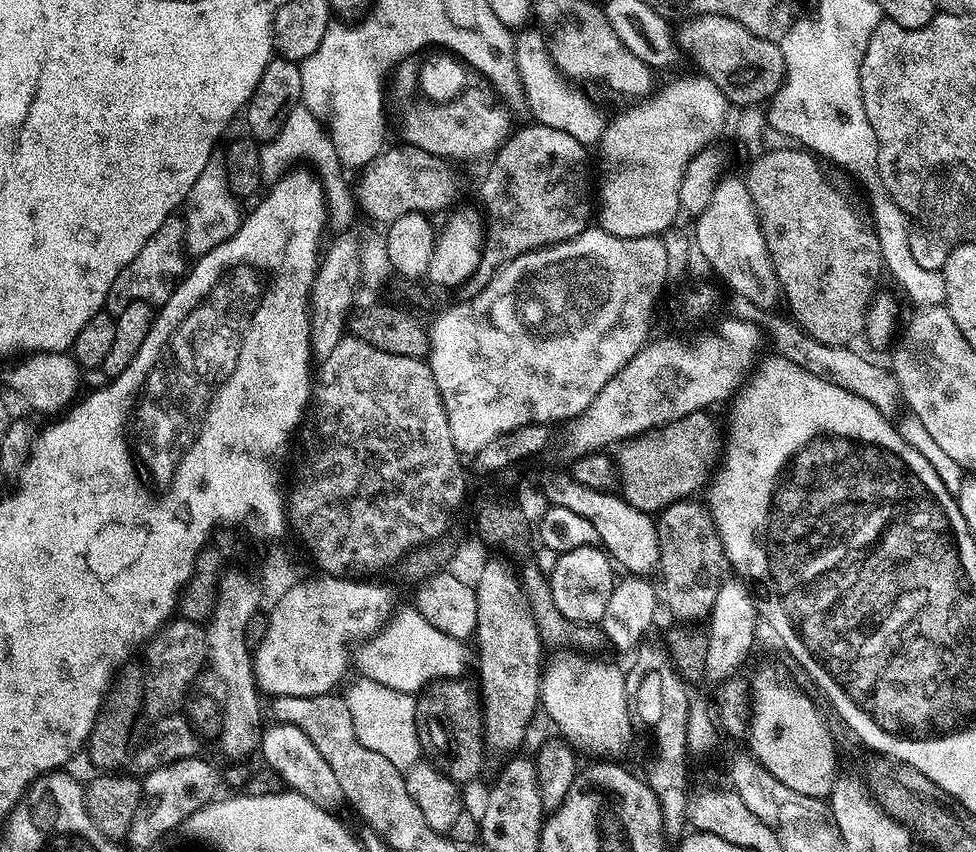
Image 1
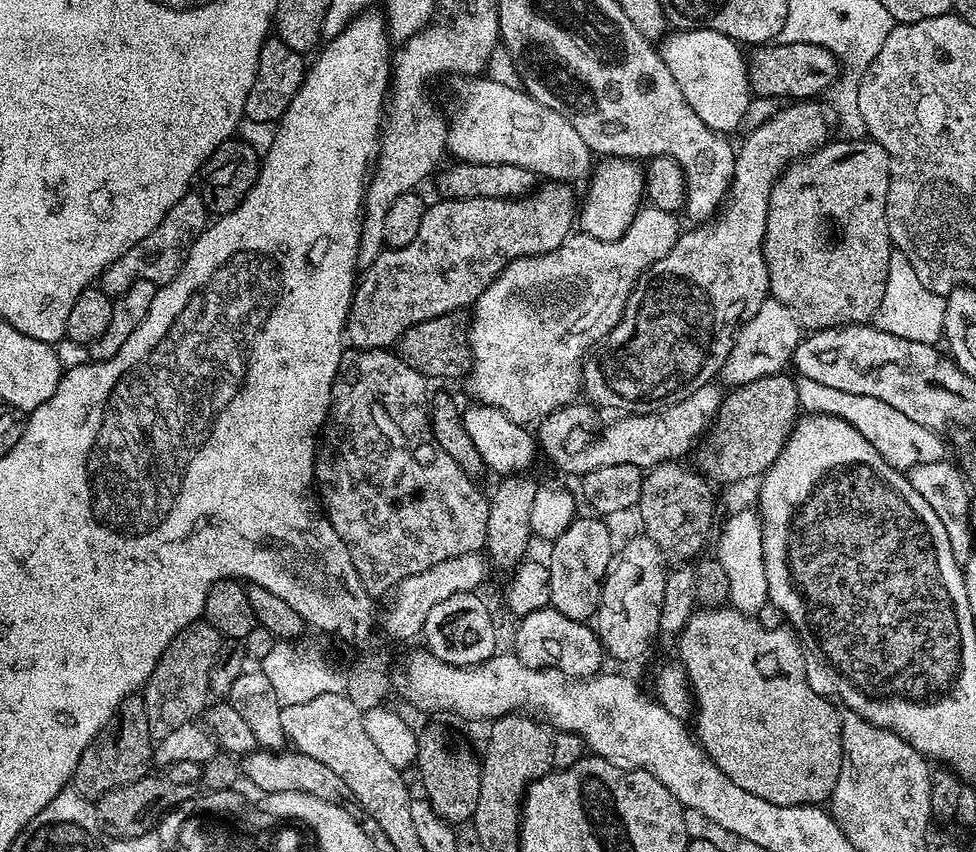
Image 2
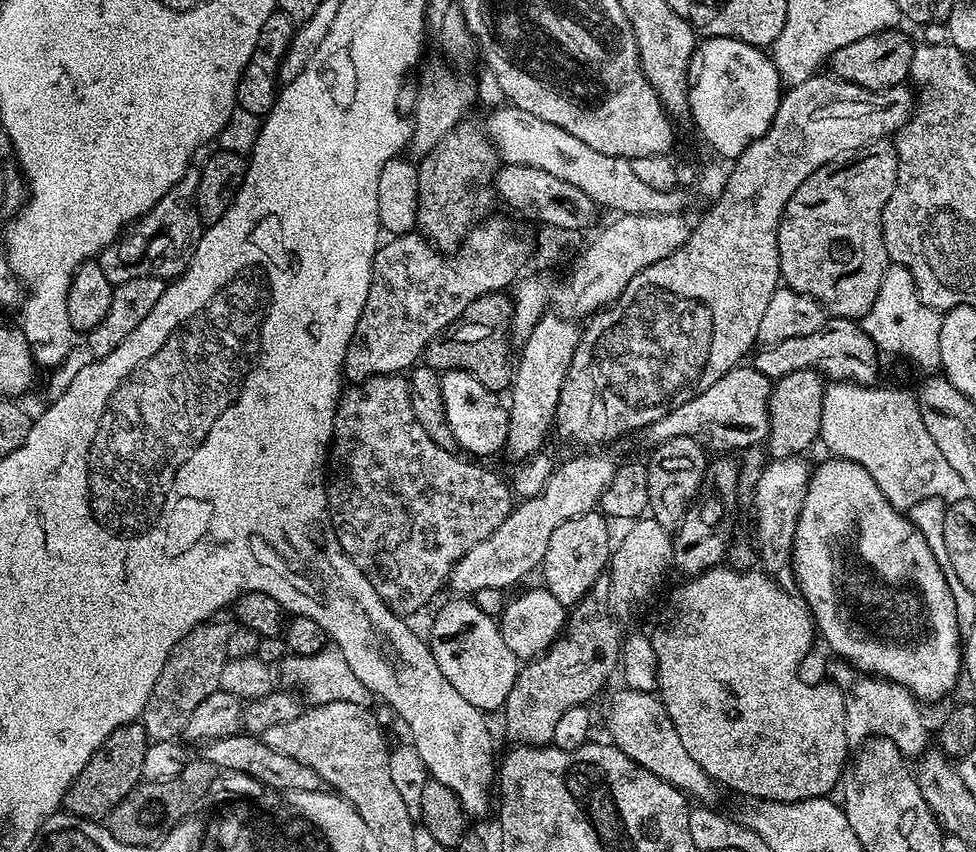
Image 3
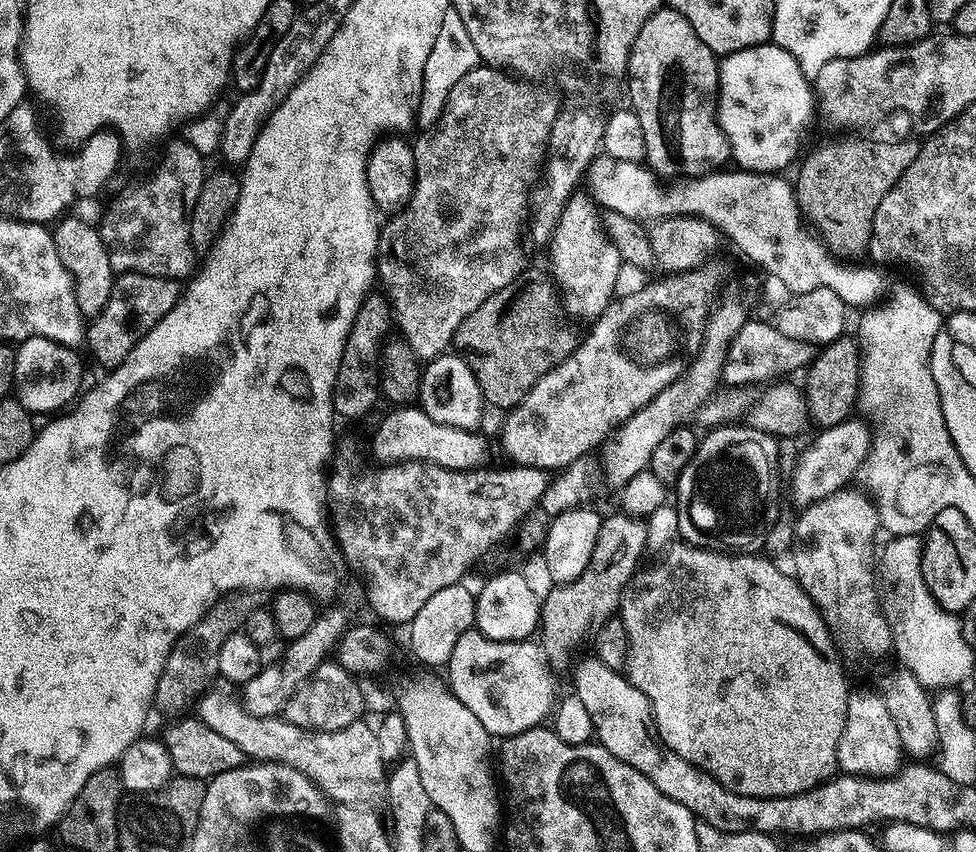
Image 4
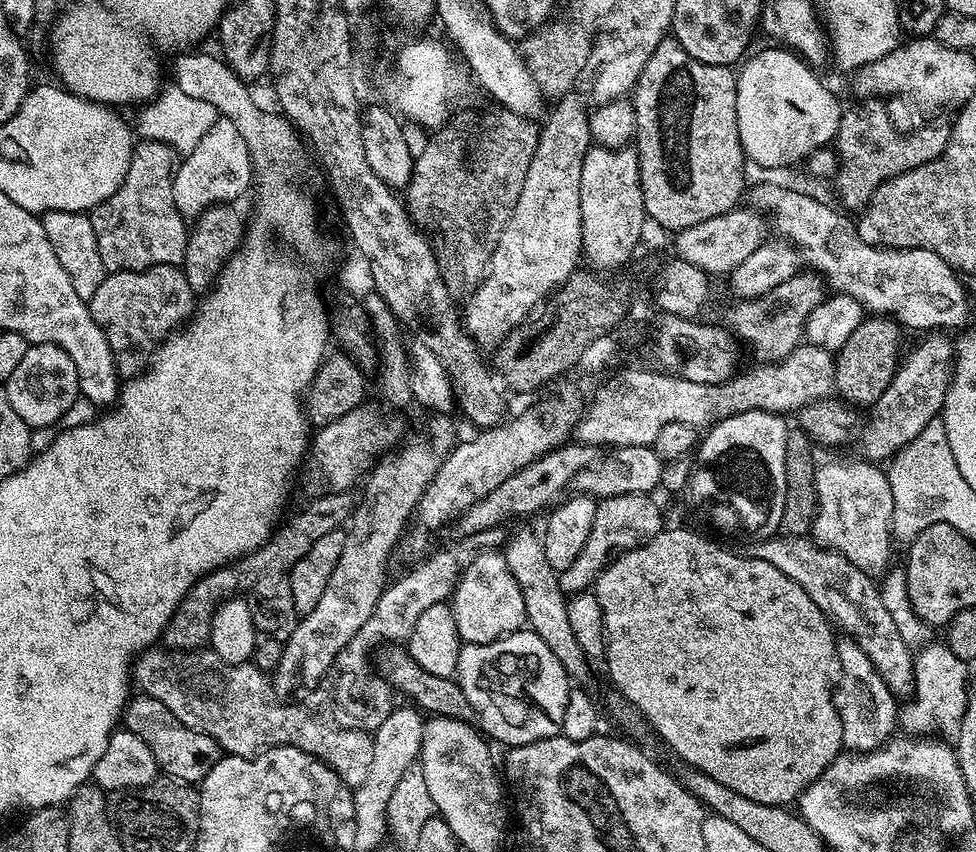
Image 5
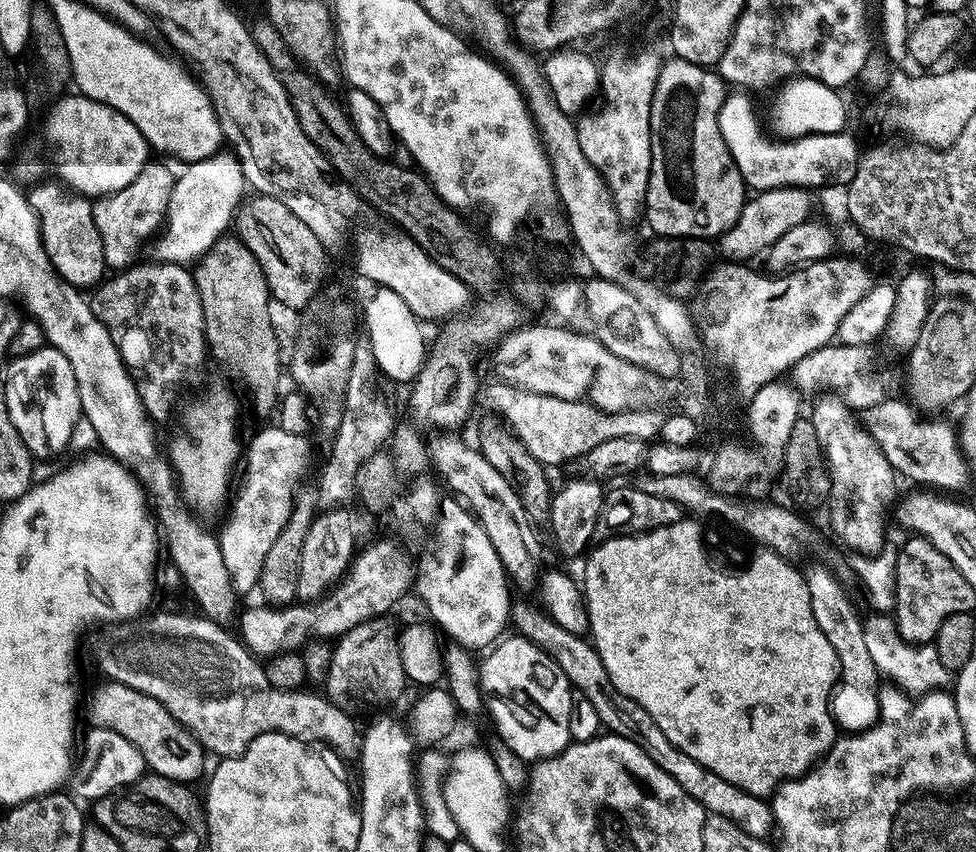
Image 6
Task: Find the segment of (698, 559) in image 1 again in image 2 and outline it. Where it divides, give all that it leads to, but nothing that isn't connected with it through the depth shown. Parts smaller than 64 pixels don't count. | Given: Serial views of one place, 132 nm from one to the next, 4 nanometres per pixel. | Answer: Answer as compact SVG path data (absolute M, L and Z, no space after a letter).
M665 460L663 464L656 464L643 473L638 505L640 520L644 523L642 532L656 544L665 558L669 561L674 560L672 562L695 561L705 551L705 549L703 550L704 543L707 542L708 531L712 528L713 485L699 471L697 472L691 472L680 460Z

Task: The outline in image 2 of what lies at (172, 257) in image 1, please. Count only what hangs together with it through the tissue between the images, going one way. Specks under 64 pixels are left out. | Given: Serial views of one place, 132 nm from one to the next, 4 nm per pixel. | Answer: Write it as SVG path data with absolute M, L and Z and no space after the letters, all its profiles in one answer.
M190 190L178 202L174 202L174 206L170 206L166 218L162 218L162 222L158 222L158 226L154 226L154 230L150 230L150 234L146 234L146 238L142 238L142 242L138 242L133 248L126 250L126 254L122 254L122 258L114 261L101 274L98 287L107 296L115 298L121 296L126 290L130 290L130 286L134 286L134 282L145 280L154 282L157 286L170 283L180 273L180 267L184 265L188 251L192 249L194 242L209 223L210 213L208 207L202 202L199 191Z

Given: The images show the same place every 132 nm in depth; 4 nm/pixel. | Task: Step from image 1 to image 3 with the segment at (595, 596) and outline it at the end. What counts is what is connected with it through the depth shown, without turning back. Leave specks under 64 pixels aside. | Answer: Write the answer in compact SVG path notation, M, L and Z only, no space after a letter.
M593 510L578 518L570 518L570 522L562 522L562 526L558 526L558 530L554 530L553 536L550 537L550 546L546 546L542 565L542 573L544 572L542 584L550 594L554 594L554 598L558 598L558 602L562 602L566 606L575 606L581 598L587 596L588 591L598 582L598 578L605 575L610 557L608 525L610 525L609 521L599 511Z

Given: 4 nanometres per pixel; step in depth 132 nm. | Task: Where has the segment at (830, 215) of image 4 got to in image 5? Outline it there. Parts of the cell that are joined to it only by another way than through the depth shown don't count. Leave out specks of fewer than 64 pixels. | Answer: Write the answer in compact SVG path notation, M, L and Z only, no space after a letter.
M868 98L856 102L853 108L845 107L840 113L840 125L836 131L834 151L839 160L839 168L834 175L834 192L848 208L860 210L868 199L878 190L882 182L897 176L914 166L934 162L946 150L948 145L949 125L928 124L925 128L916 128L903 136L892 125L888 112L884 109L885 101L880 98Z

